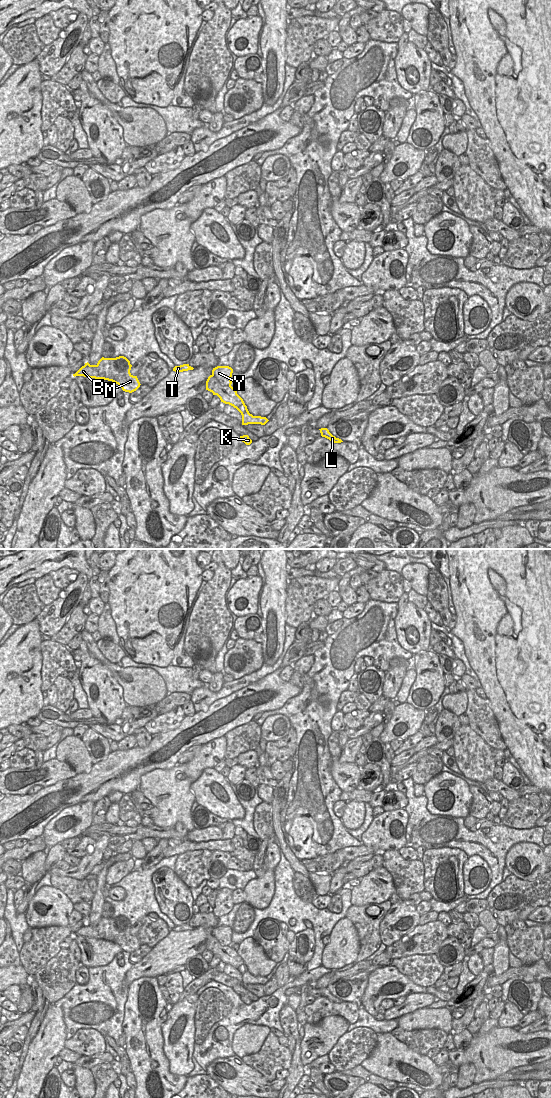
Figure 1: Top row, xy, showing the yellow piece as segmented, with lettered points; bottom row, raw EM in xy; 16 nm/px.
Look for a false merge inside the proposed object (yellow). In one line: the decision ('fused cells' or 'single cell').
fused cells

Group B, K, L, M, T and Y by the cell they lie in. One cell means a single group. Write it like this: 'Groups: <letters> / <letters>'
Groups: B K L M T / Y

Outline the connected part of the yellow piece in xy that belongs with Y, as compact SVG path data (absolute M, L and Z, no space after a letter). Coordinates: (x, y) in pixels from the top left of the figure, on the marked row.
M217 366L213 368L212 375L223 385L231 386L233 369L229 366Z

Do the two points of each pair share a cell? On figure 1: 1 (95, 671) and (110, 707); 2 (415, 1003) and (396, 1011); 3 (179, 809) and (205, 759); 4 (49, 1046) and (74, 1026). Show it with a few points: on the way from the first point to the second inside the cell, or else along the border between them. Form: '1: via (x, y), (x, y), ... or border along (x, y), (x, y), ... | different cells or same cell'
1: via (96, 680), (105, 698) | same cell
2: via (410, 1004), (401, 1009) | same cell
3: via (179, 797), (179, 790), (191, 777), (193, 771) | same cell
4: border along (61, 1009), (66, 1039) | different cells

